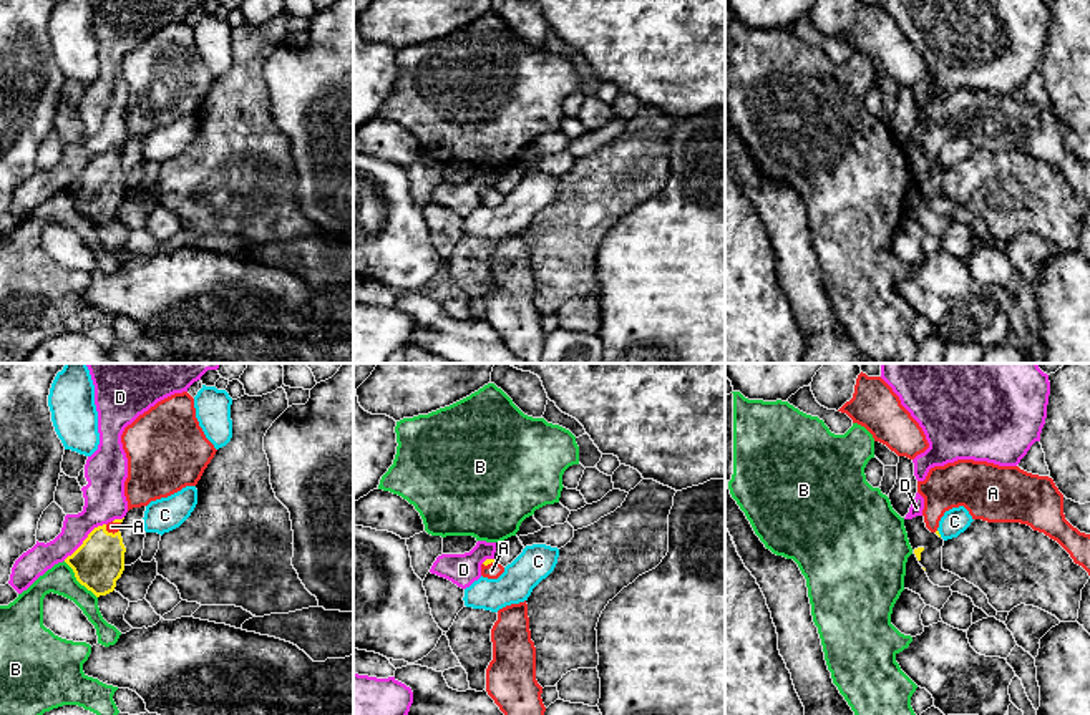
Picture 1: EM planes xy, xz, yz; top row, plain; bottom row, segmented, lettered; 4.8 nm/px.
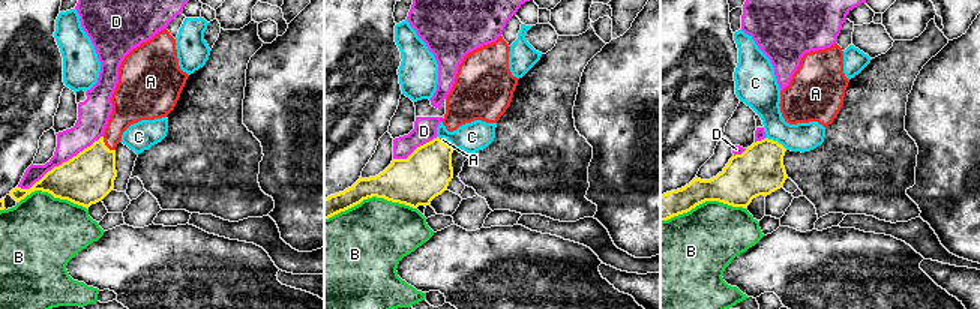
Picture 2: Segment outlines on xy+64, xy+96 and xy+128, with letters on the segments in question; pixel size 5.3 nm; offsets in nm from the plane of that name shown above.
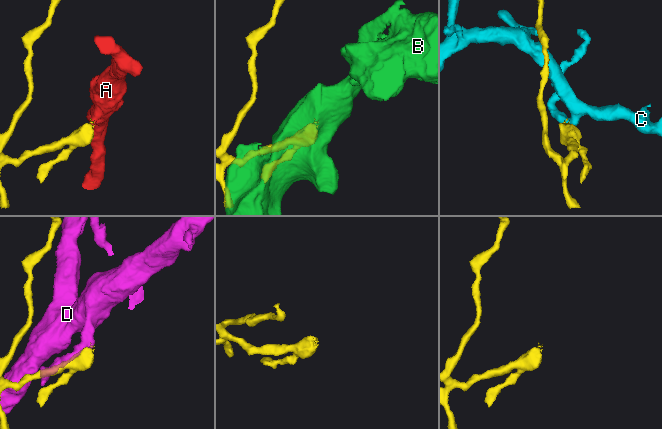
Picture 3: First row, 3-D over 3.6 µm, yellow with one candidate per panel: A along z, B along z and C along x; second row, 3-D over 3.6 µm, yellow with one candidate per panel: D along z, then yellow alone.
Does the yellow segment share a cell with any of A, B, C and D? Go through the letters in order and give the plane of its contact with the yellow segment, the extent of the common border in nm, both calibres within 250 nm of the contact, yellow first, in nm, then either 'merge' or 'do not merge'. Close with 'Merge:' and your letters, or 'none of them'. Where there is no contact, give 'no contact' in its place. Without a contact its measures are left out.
A: contact in xy; length 80 nm; calibres 240 and 50 nm; merge
B: contact in xy; length 240 nm; calibres 240 and 150 nm; do not merge
C: contact in yz; length 40 nm; calibres 20 and 130 nm; do not merge
D: contact in xy; length 280 nm; calibres 240 and 200 nm; do not merge
Merge: A

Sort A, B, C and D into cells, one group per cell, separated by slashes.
A / B C / D

